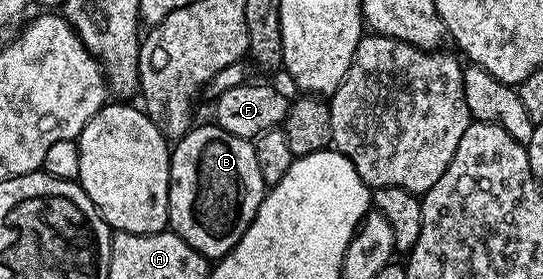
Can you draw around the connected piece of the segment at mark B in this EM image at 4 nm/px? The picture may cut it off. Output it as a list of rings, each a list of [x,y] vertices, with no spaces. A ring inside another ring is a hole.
[[[215,123],[195,124],[190,132],[184,134],[183,137],[177,138],[170,155],[170,194],[168,195],[170,219],[168,225],[179,237],[184,238],[193,249],[200,251],[203,257],[207,259],[220,259],[225,253],[232,251],[232,247],[236,247],[236,243],[240,243],[244,231],[248,231],[252,219],[256,219],[256,211],[260,207],[260,203],[266,198],[267,192],[268,186],[264,183],[264,179],[260,175],[260,163],[256,163],[256,151],[254,150],[253,140],[237,138],[236,135],[229,134],[228,131],[222,130],[221,127]]]

